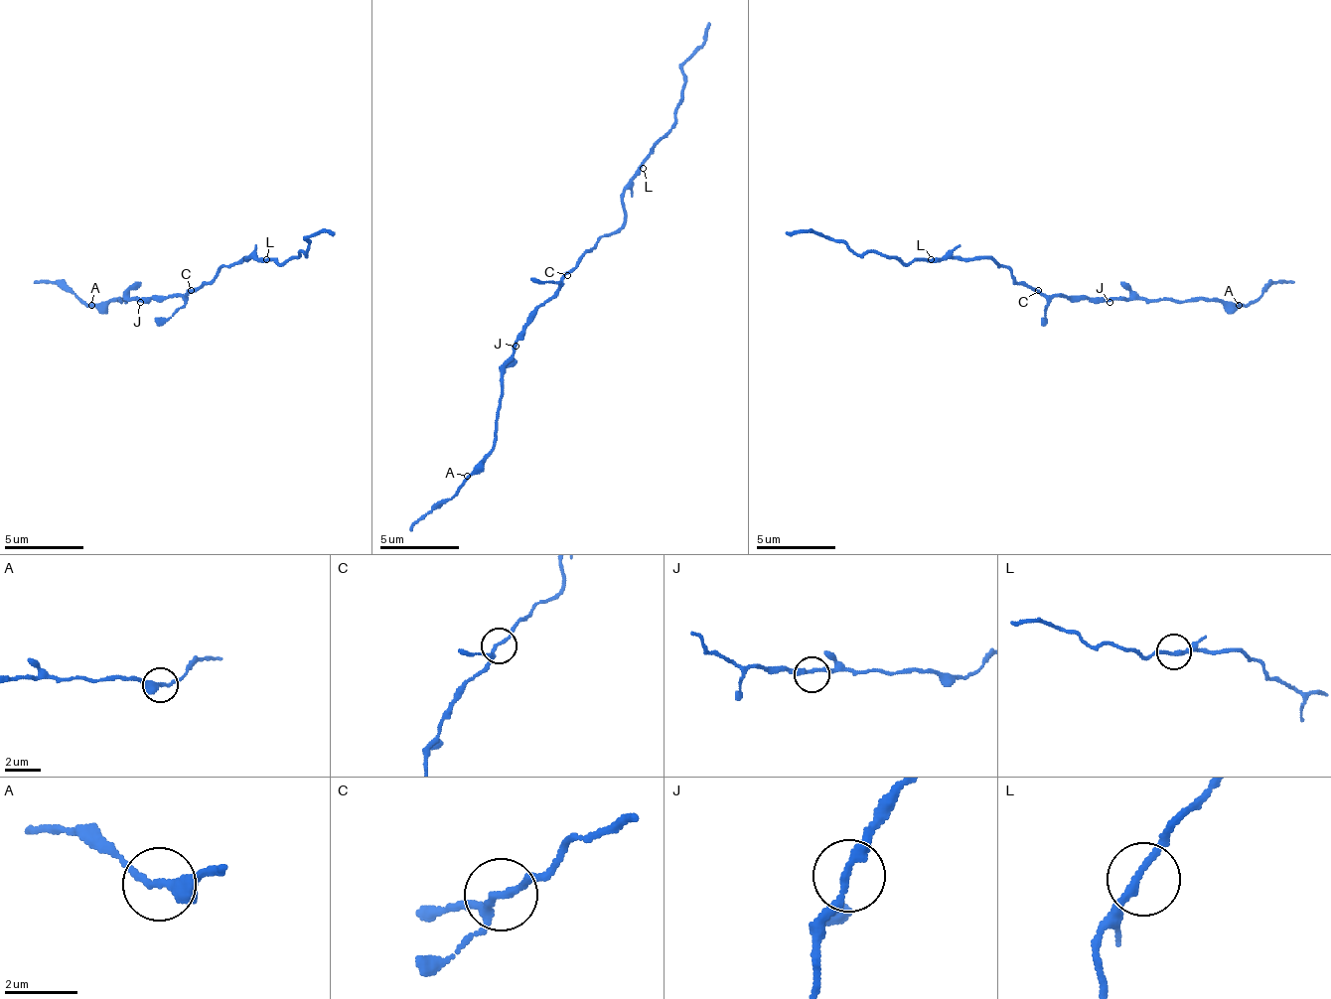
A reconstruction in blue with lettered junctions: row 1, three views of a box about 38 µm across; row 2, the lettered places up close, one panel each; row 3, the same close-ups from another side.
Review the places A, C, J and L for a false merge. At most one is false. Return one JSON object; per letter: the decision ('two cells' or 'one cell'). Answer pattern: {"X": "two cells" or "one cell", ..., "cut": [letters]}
{"A": "two cells", "C": "one cell", "J": "one cell", "L": "one cell", "cut": ["A"]}

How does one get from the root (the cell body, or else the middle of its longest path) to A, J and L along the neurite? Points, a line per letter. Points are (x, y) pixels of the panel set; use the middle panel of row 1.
A: (567, 271), (516, 342), (516, 354), (504, 369), (496, 445), (468, 477)
J: (567, 271), (563, 282), (535, 310), (516, 346)
L: (567, 271), (603, 235), (611, 235), (623, 223), (623, 188), (643, 168)

